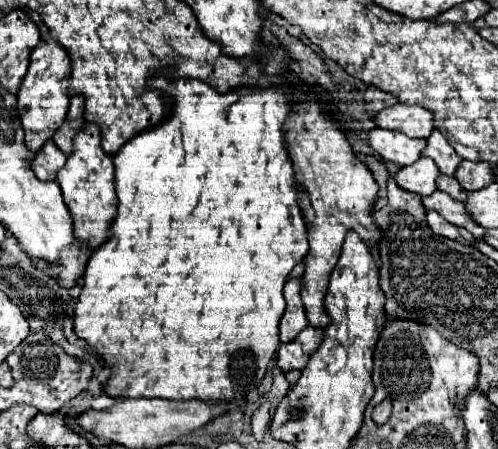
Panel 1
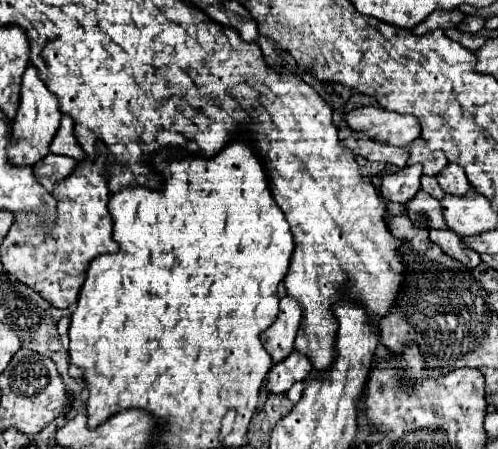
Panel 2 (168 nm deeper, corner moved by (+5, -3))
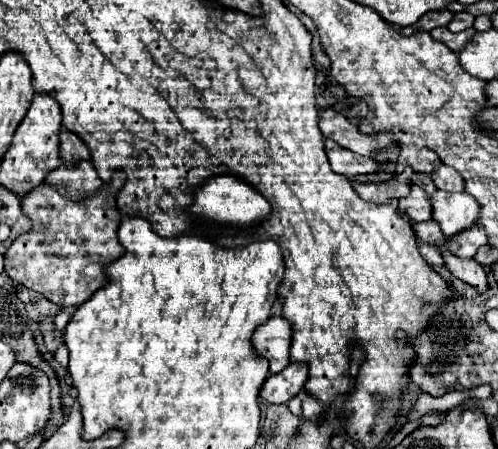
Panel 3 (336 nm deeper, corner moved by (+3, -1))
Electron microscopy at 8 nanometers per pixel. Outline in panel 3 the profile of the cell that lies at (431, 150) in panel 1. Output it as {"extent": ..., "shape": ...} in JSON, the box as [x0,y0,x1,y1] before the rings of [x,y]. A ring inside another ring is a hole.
{"extent":[399,146,441,174],"shape":[[[401,146],[399,152],[401,160],[407,162],[415,172],[431,174],[435,168],[441,166],[439,156],[431,148],[417,148],[417,146]]]}

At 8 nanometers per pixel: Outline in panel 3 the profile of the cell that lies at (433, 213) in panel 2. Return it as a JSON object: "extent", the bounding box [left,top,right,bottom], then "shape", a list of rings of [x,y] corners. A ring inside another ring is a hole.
{"extent":[399,186,433,222],"shape":[[[411,186],[409,196],[399,200],[399,208],[415,222],[427,222],[433,218],[431,200],[429,200],[427,192],[423,192],[423,188],[419,188],[419,186]]]}

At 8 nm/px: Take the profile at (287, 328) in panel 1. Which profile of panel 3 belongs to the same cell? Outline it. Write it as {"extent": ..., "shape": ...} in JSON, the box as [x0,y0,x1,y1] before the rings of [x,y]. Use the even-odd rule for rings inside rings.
{"extent":[253,316,293,372],"shape":[[[271,316],[253,334],[255,350],[269,360],[271,372],[281,372],[289,364],[293,328],[285,316]]]}

